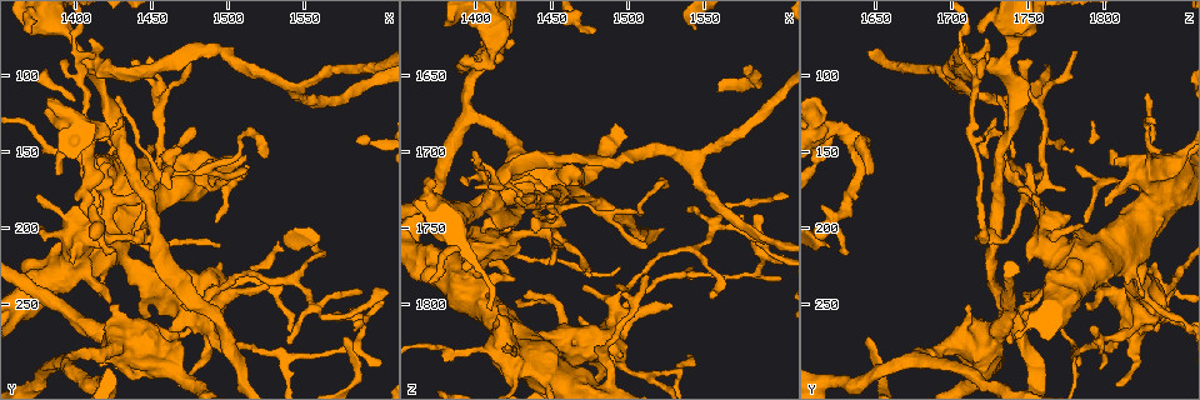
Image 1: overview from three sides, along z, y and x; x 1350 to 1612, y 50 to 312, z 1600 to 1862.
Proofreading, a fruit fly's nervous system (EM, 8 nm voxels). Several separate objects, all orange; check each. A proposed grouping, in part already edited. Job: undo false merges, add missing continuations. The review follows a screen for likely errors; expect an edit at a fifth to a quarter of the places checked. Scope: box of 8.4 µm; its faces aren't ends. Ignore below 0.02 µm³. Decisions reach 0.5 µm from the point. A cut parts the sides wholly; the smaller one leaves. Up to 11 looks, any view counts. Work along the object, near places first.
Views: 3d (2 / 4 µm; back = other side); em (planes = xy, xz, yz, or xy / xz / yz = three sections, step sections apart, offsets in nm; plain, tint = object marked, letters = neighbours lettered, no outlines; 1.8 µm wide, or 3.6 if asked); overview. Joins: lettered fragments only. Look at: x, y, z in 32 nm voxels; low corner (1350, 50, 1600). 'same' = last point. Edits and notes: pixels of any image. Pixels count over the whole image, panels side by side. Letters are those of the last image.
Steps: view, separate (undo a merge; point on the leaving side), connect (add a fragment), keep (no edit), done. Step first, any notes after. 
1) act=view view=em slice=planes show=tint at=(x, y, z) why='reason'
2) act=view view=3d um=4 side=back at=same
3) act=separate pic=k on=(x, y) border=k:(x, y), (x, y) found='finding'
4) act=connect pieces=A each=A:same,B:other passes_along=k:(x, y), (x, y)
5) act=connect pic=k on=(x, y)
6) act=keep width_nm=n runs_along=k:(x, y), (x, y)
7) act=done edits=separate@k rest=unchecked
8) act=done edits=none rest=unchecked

act=view view=em slice=xz step=8 show=letters at=(1424, 216, 1630) why='branch stops here'

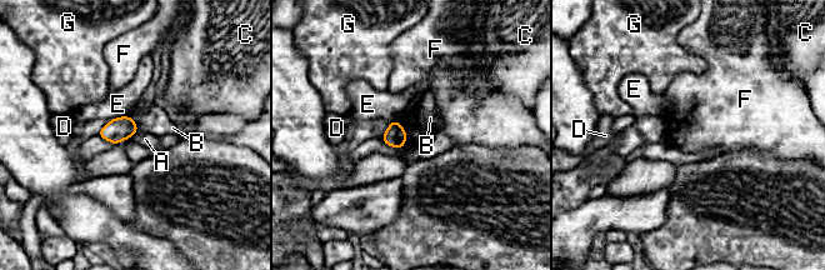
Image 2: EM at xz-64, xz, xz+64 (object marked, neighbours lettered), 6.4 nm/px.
act=view view=em slice=planes show=letters at=same

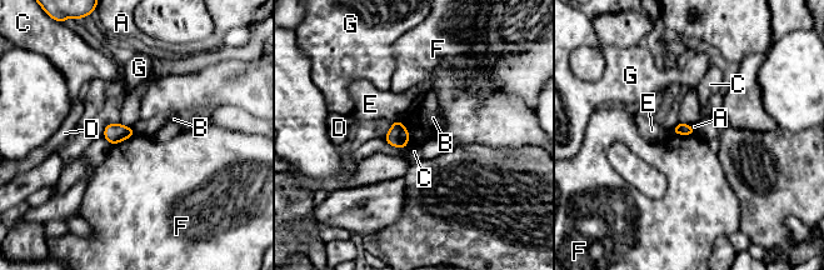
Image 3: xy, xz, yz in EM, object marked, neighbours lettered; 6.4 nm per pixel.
act=keep longest_contact=F:180nm each=A:other,B:other,C:other,D:other,E:other,F:other,G:other found='none of them fits'

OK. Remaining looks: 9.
act=view view=em slice=planes show=tint at=(1412, 92, 1724) why='calibre changes'

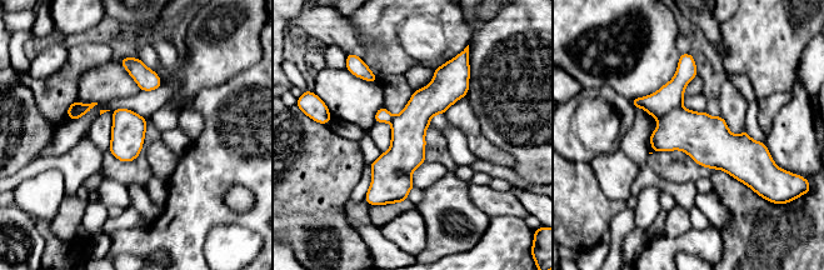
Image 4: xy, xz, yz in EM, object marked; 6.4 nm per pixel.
act=view view=em slice=planes show=letters at=same why='see the neighbours'

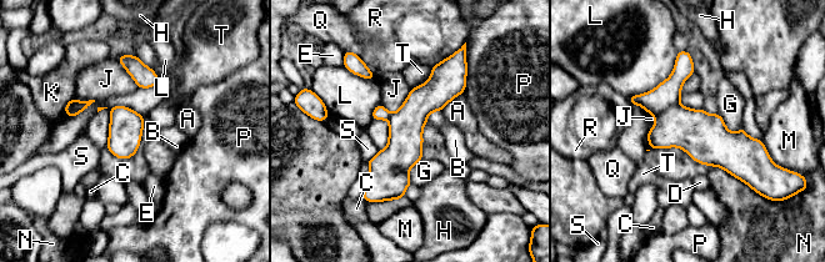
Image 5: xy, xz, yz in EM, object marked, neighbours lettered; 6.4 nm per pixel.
act=separate pic=5 on=(695, 131) longest_contact=L:440nm each=A:other,B:other,C:other,D:other,E:other,G:other,H:other,J:other,K:other,L:other,M:other,N:other,P:other,Q:other,R:other,S:other,T:other border=5:(678, 102), (655, 116) found='two neurons meet here'

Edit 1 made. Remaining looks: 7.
act=view view=3d um=4 side=back at=(1392, 162, 1648)

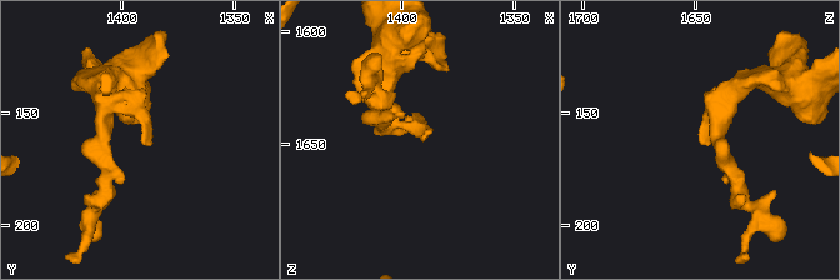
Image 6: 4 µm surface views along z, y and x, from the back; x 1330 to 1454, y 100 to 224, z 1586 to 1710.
act=view view=em slice=xz step=4 show=plain at=(1391, 164, 1648)

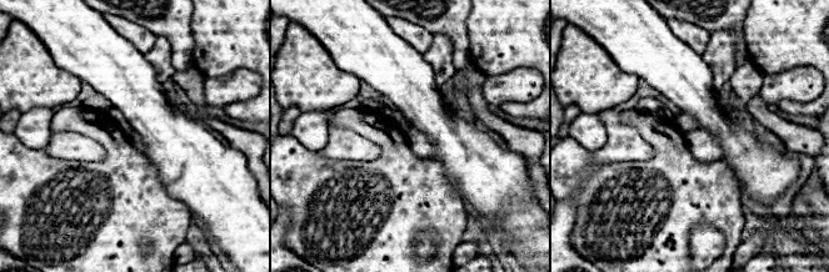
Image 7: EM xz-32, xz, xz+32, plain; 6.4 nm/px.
act=view view=em slice=xz step=4 show=letters at=same

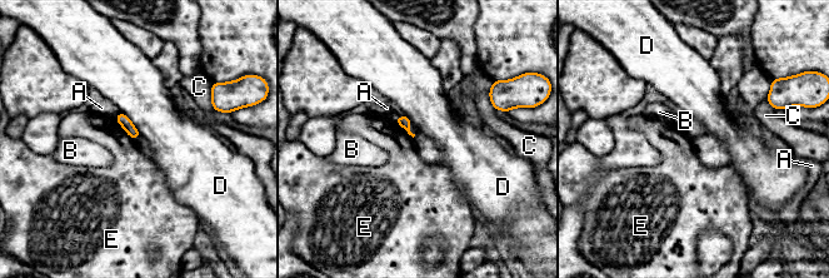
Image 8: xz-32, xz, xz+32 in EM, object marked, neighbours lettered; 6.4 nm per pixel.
act=keep longest_contact=E:200nm each=A:other,B:other,C:other,D:other,E:other found='no lettered fragment goes on from it'

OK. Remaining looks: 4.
act=view view=3d um=2 at=(1494, 222, 1834) why='branch stops here'

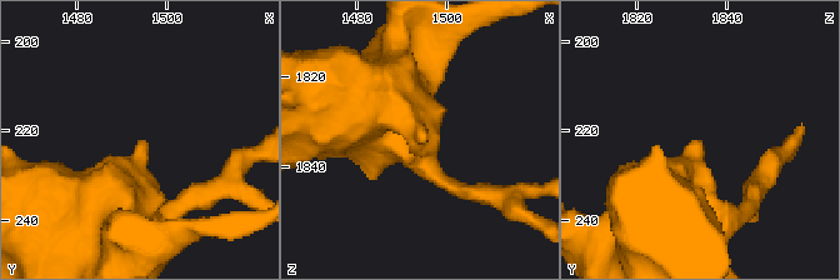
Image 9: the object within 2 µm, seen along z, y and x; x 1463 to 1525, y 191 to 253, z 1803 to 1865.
act=view view=em slice=planes show=letters at=(1495, 222, 1834)

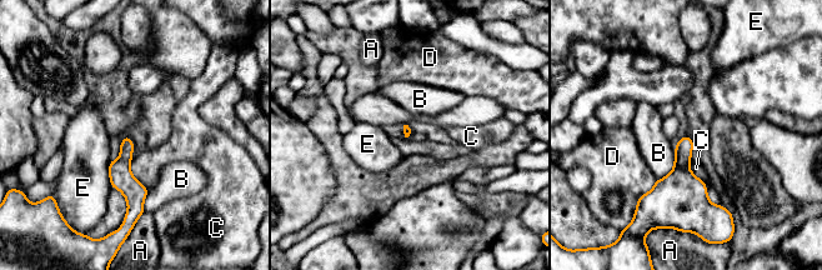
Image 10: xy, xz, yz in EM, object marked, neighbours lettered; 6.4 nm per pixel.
act=keep each=A:other,B:other,C:other,D:other,E:other found='none of them fits'

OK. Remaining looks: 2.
act=view view=3d um=4 at=(1406, 206, 1796) why='thin arm on a thick one'

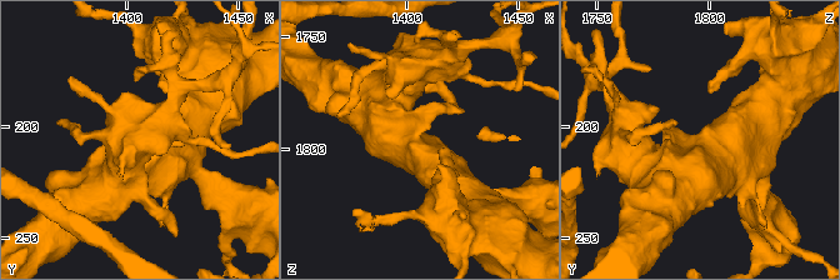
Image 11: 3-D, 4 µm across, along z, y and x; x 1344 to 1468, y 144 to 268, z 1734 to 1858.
act=view view=em um=3.6 slice=planes show=letters at=(1404, 205, 1794)

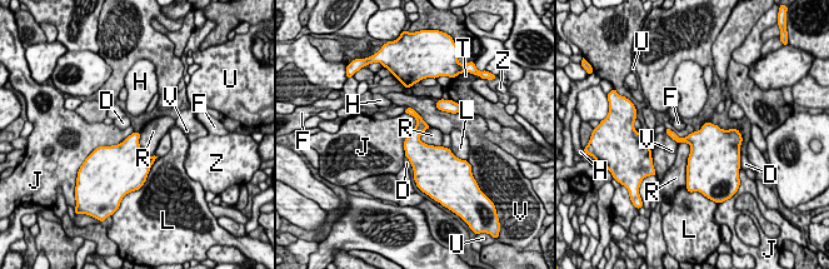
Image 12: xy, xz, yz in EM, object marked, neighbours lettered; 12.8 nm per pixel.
act=keep each=D:other,F:other,H:other,J:other,L:other,R:other,T:other,U:other,V:other,Z:other border=12:(405, 111), (415, 128), (404, 155) found='all the same neuron'

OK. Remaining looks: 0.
act=done edits=separate@5 rest=unchecked

